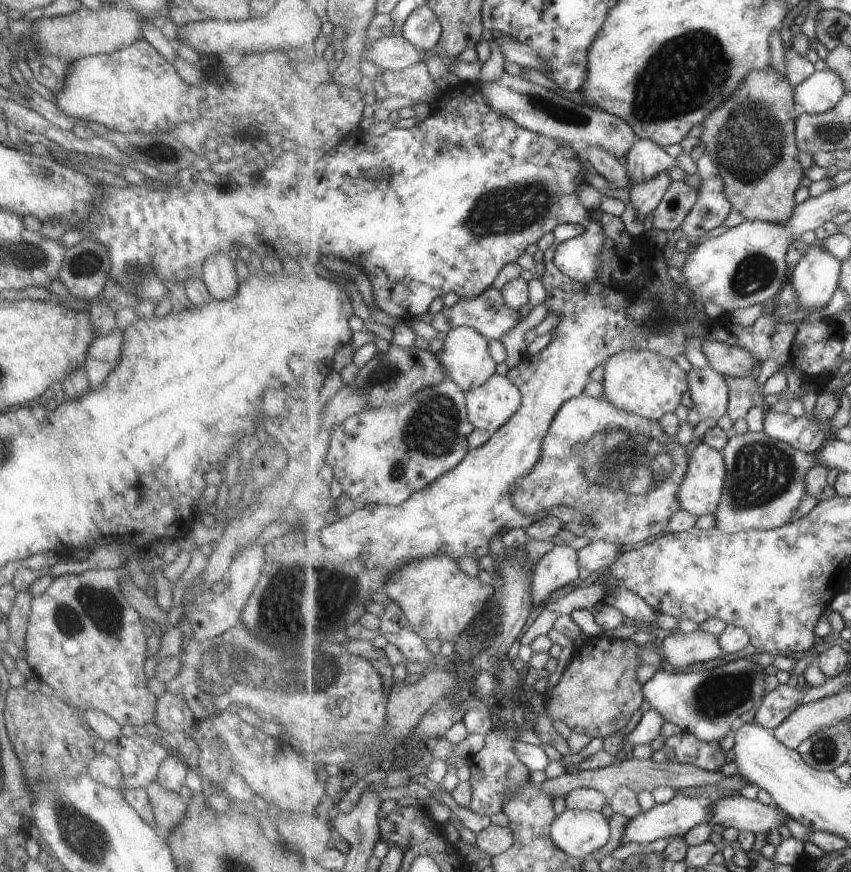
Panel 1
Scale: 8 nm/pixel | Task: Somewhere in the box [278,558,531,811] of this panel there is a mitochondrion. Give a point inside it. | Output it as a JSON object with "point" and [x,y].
{"point":[317,671]}

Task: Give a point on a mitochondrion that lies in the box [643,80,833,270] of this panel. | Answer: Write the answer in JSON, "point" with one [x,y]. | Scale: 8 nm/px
{"point":[751,141]}

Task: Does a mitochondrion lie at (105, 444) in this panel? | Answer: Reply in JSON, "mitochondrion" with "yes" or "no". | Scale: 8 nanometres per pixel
{"mitochondrion":"no"}

